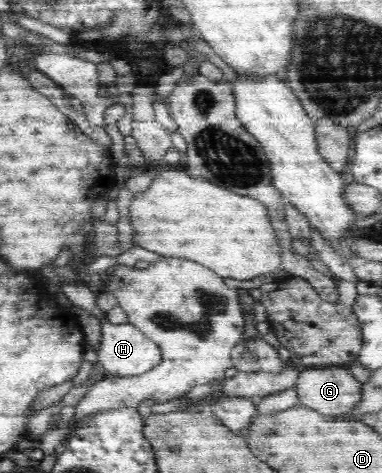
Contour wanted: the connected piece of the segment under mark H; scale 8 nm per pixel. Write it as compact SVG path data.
M102 320L101 333L101 342L93 358L101 364L107 375L125 377L140 375L155 368L162 361L160 346L129 322L128 324L112 324Z

